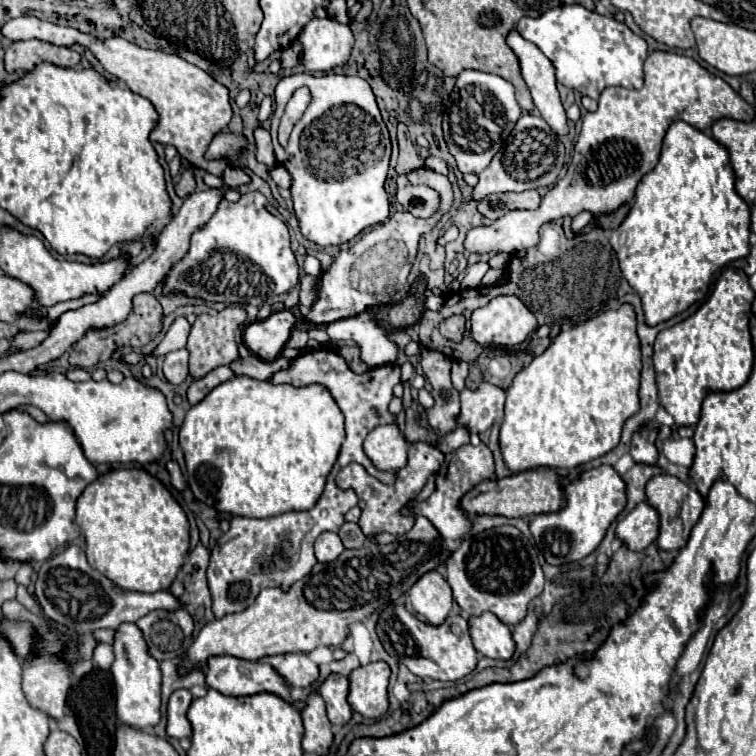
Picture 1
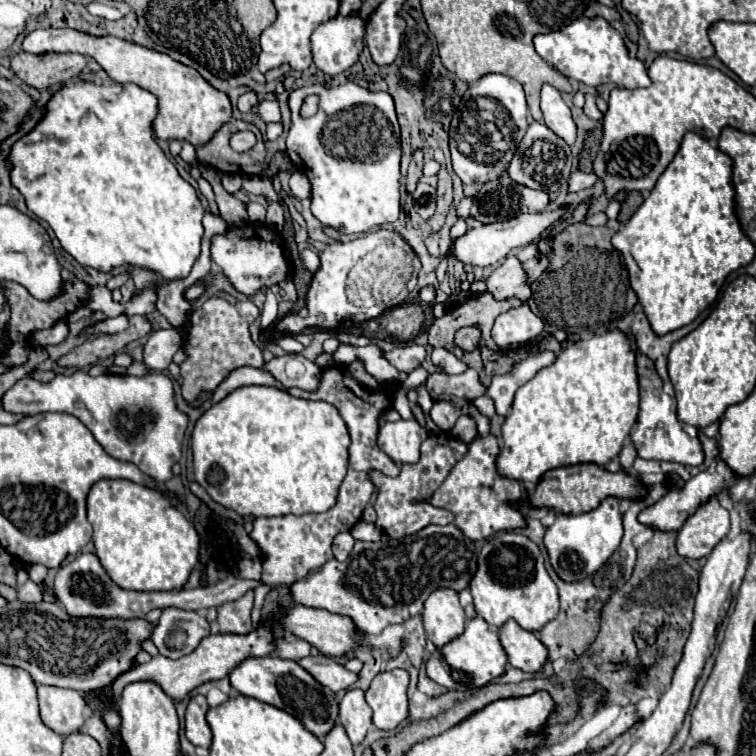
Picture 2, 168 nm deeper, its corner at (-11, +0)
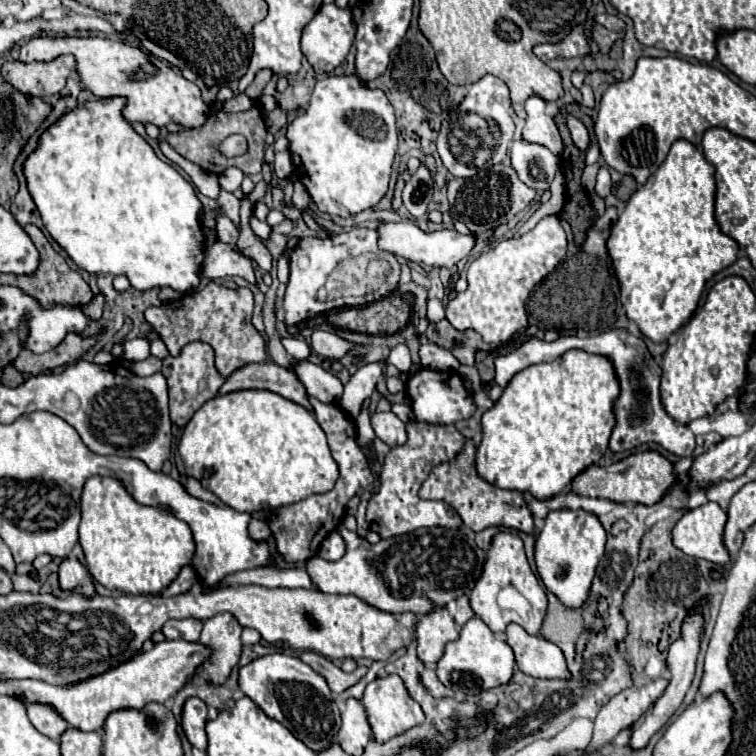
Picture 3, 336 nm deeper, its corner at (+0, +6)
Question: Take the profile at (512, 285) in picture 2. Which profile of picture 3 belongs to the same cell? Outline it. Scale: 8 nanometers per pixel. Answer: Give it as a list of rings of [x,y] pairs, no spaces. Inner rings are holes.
[[[545,216],[539,224],[519,236],[501,240],[495,248],[475,258],[467,270],[467,290],[447,302],[445,318],[455,330],[475,330],[487,344],[503,344],[529,326],[525,300],[533,286],[541,282],[565,258],[567,238],[557,216]]]

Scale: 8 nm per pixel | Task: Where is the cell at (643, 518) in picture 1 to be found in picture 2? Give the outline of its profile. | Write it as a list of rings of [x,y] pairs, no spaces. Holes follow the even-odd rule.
[[[718,460],[714,472],[710,472],[710,470],[700,472],[698,476],[694,476],[692,480],[688,480],[682,490],[670,490],[670,492],[668,492],[666,496],[662,496],[656,504],[644,508],[644,510],[640,512],[640,516],[638,516],[638,522],[644,524],[644,526],[648,526],[648,528],[652,528],[652,530],[676,532],[676,530],[680,530],[680,526],[684,524],[684,520],[686,520],[704,500],[708,500],[708,496],[714,496],[714,494],[720,492],[722,488],[730,488],[730,486],[734,486],[736,482],[738,482],[738,478],[732,474],[732,470],[730,470],[724,462]]]

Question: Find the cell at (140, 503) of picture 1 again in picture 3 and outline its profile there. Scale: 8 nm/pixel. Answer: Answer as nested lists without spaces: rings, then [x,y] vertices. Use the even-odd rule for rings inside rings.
[[[93,476],[85,482],[79,544],[93,580],[107,590],[127,594],[161,594],[195,556],[193,534],[183,520],[173,516],[167,508],[135,502],[123,484],[109,476]]]

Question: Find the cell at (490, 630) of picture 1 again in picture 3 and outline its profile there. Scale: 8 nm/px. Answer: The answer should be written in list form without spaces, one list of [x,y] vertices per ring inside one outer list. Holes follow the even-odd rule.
[[[511,624],[505,642],[513,648],[521,672],[533,678],[571,678],[561,648],[543,636],[531,636],[521,626]]]

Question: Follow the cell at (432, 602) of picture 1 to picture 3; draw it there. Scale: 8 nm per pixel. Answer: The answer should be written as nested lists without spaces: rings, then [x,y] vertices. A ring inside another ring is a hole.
[[[445,608],[417,622],[417,658],[427,664],[437,664],[445,652],[445,644],[457,640],[459,632],[455,620]]]

